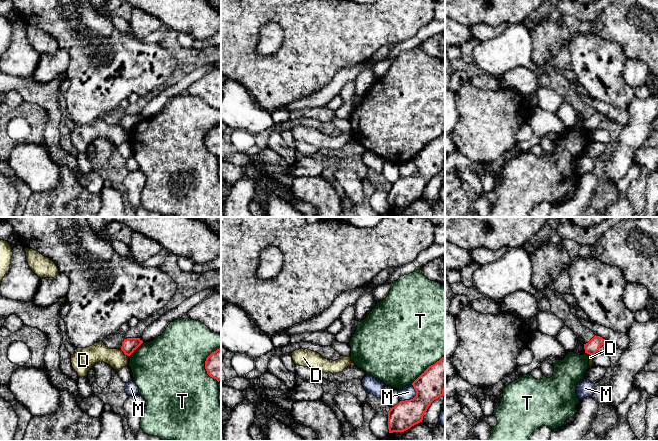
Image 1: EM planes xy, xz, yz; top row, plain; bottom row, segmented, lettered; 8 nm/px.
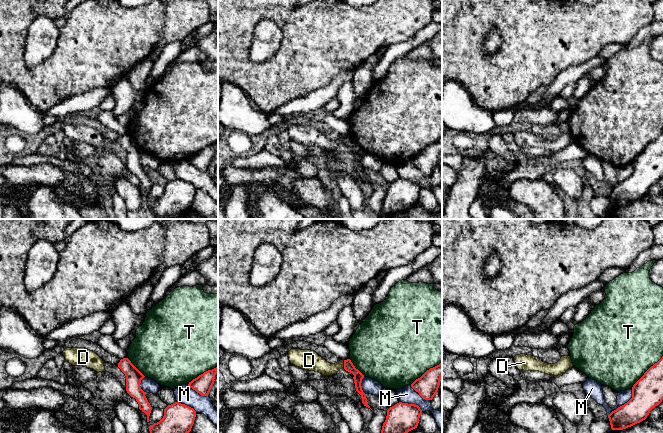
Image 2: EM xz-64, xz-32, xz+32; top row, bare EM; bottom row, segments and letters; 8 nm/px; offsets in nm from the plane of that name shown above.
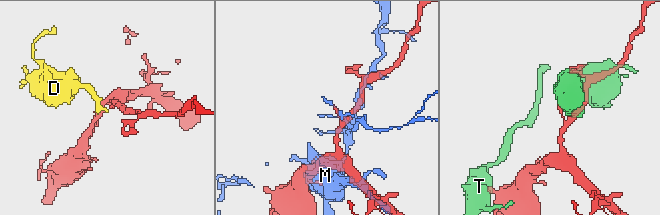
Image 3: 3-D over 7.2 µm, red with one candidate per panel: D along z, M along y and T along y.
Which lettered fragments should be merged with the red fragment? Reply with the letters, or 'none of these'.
none of these

